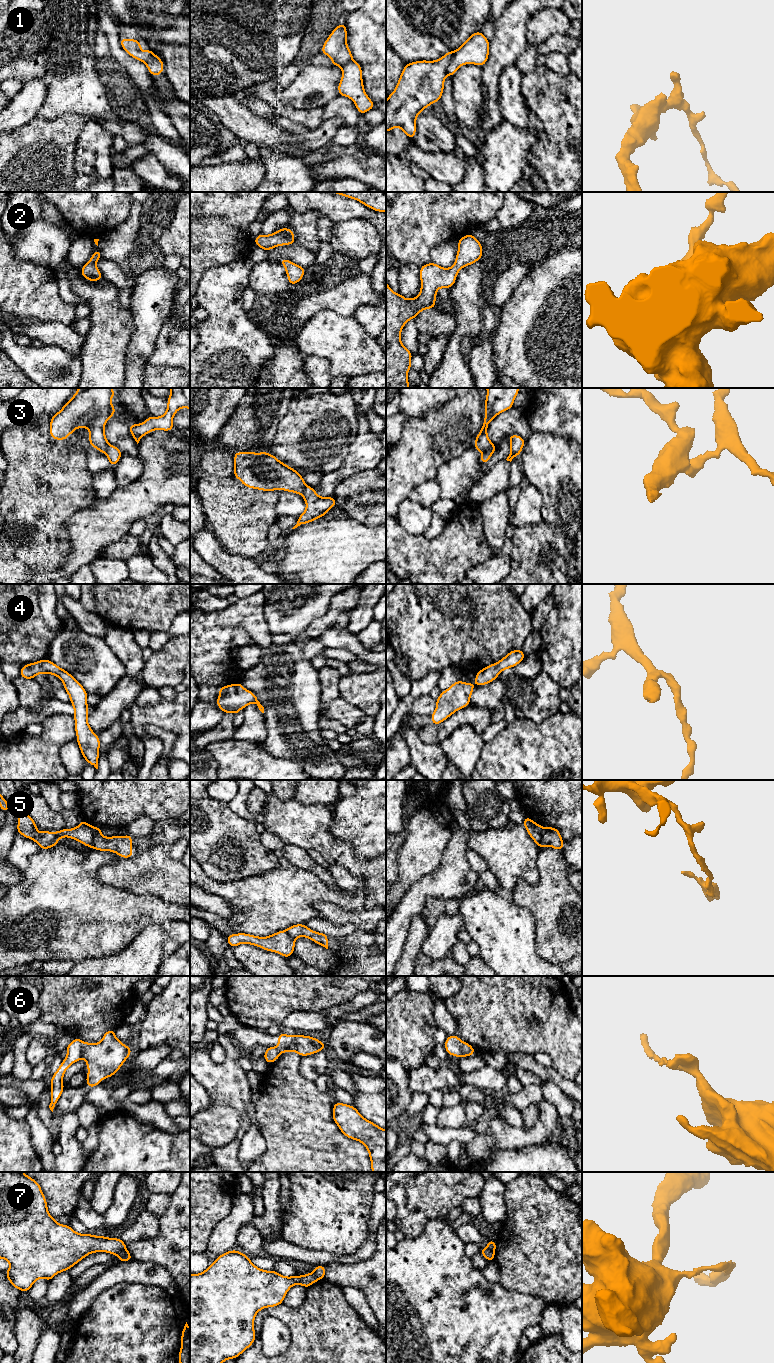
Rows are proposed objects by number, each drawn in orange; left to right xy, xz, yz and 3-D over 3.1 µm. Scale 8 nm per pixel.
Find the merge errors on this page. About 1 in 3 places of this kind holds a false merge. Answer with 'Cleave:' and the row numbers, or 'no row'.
Cleave: 1, 3, 5, 6, 7

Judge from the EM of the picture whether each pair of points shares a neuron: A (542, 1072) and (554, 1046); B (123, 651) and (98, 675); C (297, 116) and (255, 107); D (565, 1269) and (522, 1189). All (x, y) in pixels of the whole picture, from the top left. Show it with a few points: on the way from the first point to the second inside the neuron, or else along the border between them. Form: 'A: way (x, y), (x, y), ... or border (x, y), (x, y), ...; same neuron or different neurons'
A: border (551, 1066), (563, 1077), (571, 1080); different neurons
B: border (103, 639), (127, 672); different neurons
C: border (257, 96), (264, 100), (276, 114); different neurons
D: way (545, 1249), (542, 1244), (542, 1226), (533, 1209); same neuron

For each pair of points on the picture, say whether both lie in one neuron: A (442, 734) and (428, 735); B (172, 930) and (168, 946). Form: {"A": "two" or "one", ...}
{"A": "one", "B": "one"}

